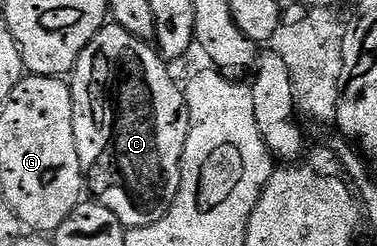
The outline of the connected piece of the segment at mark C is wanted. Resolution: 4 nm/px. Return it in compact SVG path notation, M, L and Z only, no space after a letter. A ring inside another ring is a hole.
M107 24L92 36L84 52L80 52L68 82L74 105L72 128L85 185L89 193L91 190L94 193L91 195L127 228L156 224L156 220L172 208L180 188L180 168L190 117L183 87L174 83L165 65L162 55L149 41L132 36L132 32L124 32L124 28Z

